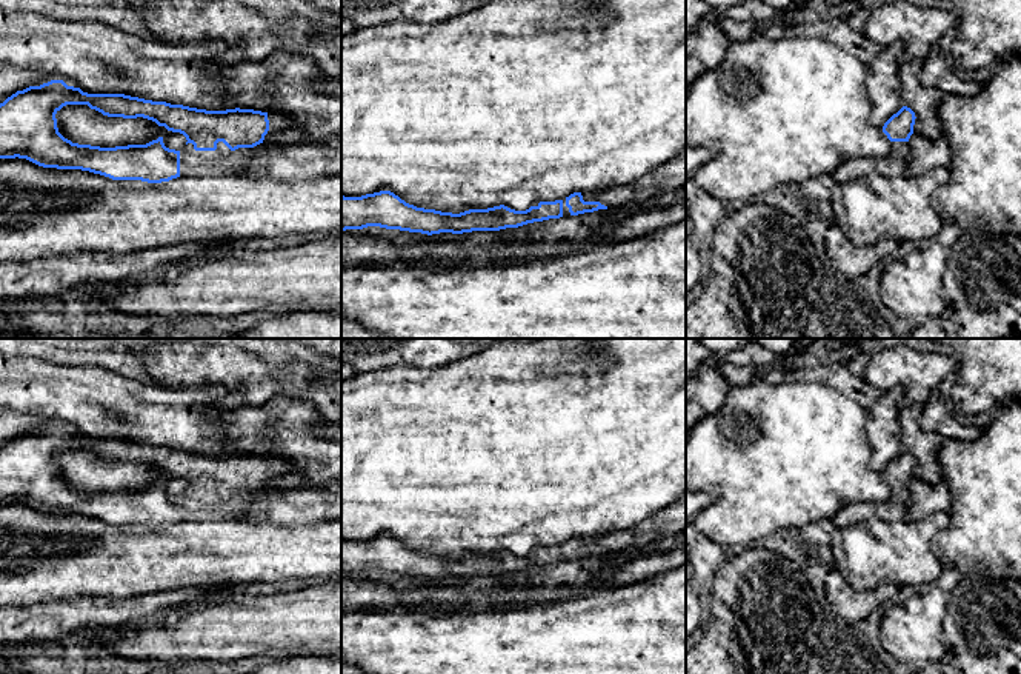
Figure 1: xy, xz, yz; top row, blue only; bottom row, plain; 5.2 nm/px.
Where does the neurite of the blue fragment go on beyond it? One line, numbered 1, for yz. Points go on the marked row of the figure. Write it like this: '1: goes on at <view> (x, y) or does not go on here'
1: goes on at yz (894, 165)

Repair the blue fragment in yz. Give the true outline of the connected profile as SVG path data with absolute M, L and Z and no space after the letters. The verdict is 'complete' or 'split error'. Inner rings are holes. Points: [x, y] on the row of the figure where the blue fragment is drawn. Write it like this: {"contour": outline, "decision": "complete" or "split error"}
{"contour": "M903 106L883 126L883 132L890 140L890 154L886 157L847 160L832 174L835 182L844 183L873 174L883 177L904 175L909 158L909 138L913 134L915 118L915 112L910 108Z", "decision": "split error"}

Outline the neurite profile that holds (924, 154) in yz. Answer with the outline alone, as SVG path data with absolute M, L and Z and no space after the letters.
M912 134L909 138L909 158L906 175L923 175L935 168L949 168L952 151L947 138L930 140L921 134Z

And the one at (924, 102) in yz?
M903 58L900 63L901 100L903 105L915 112L913 132L930 140L940 140L944 135L938 117L938 106L943 92L929 89L921 83L924 60Z

